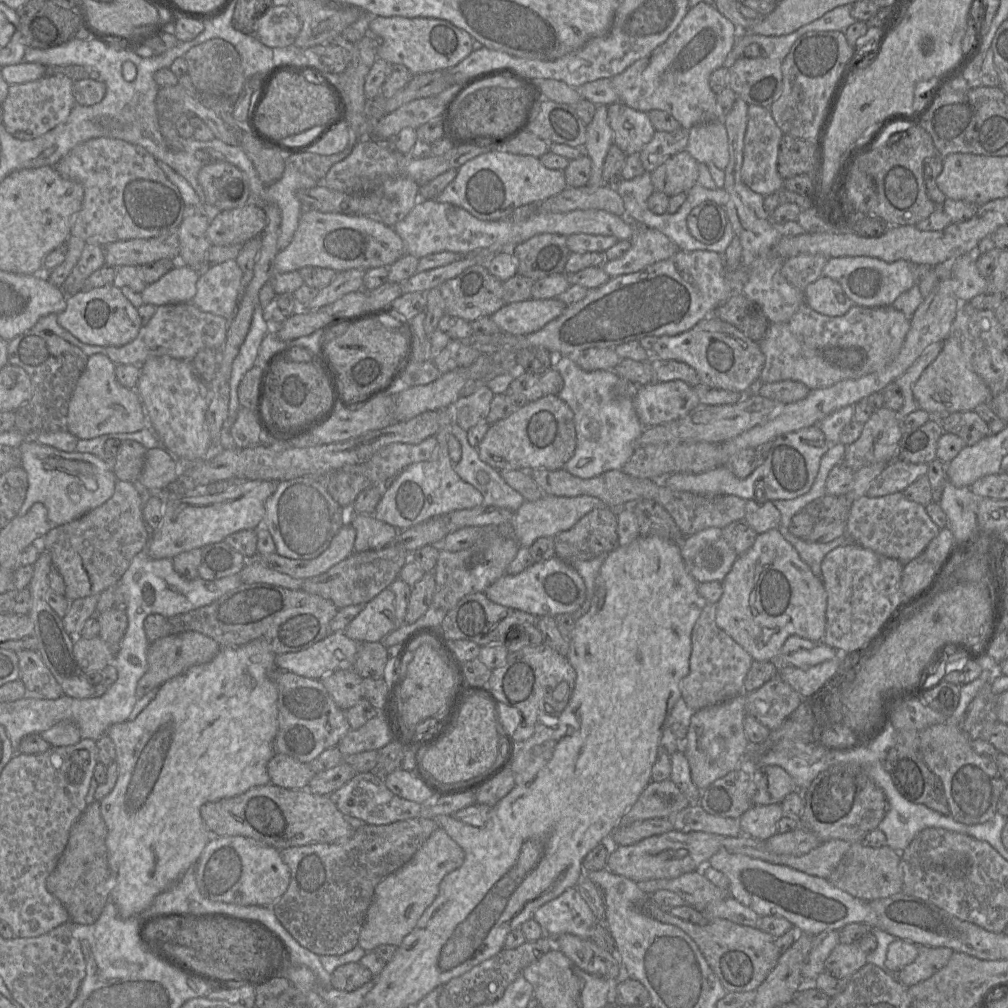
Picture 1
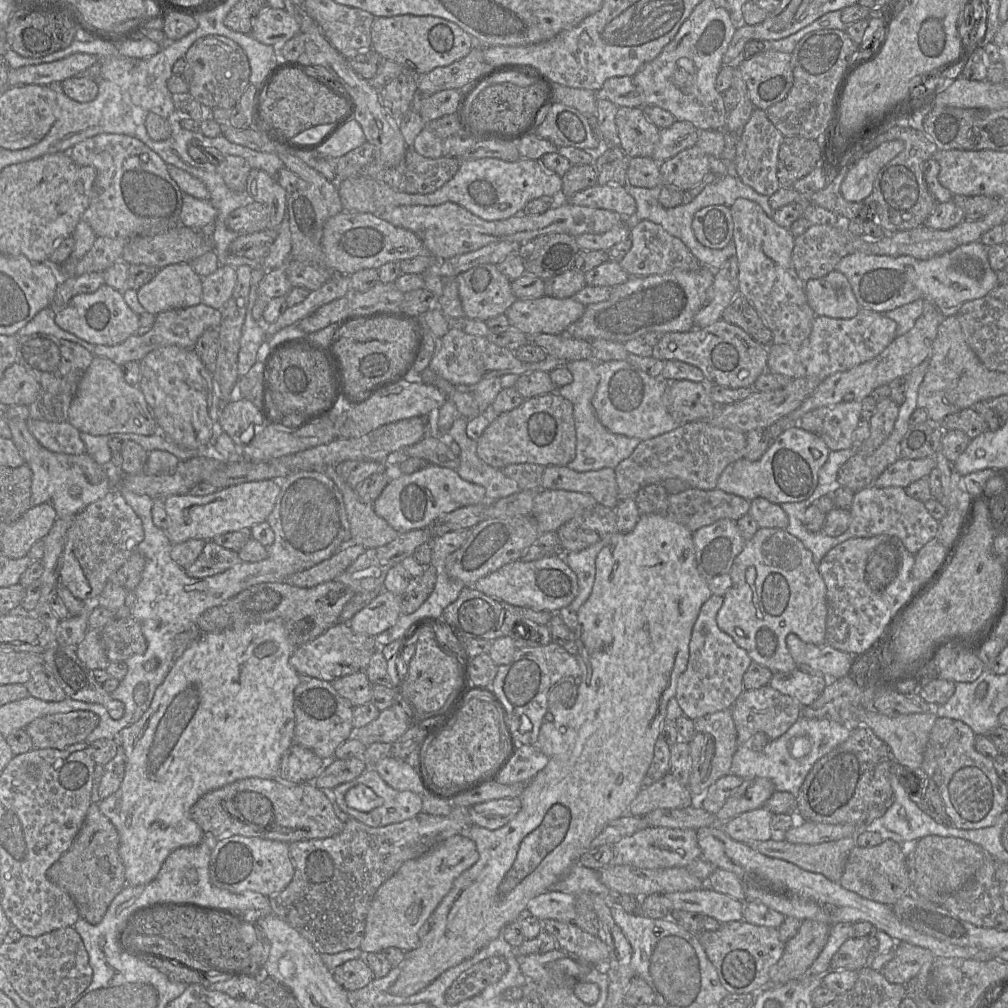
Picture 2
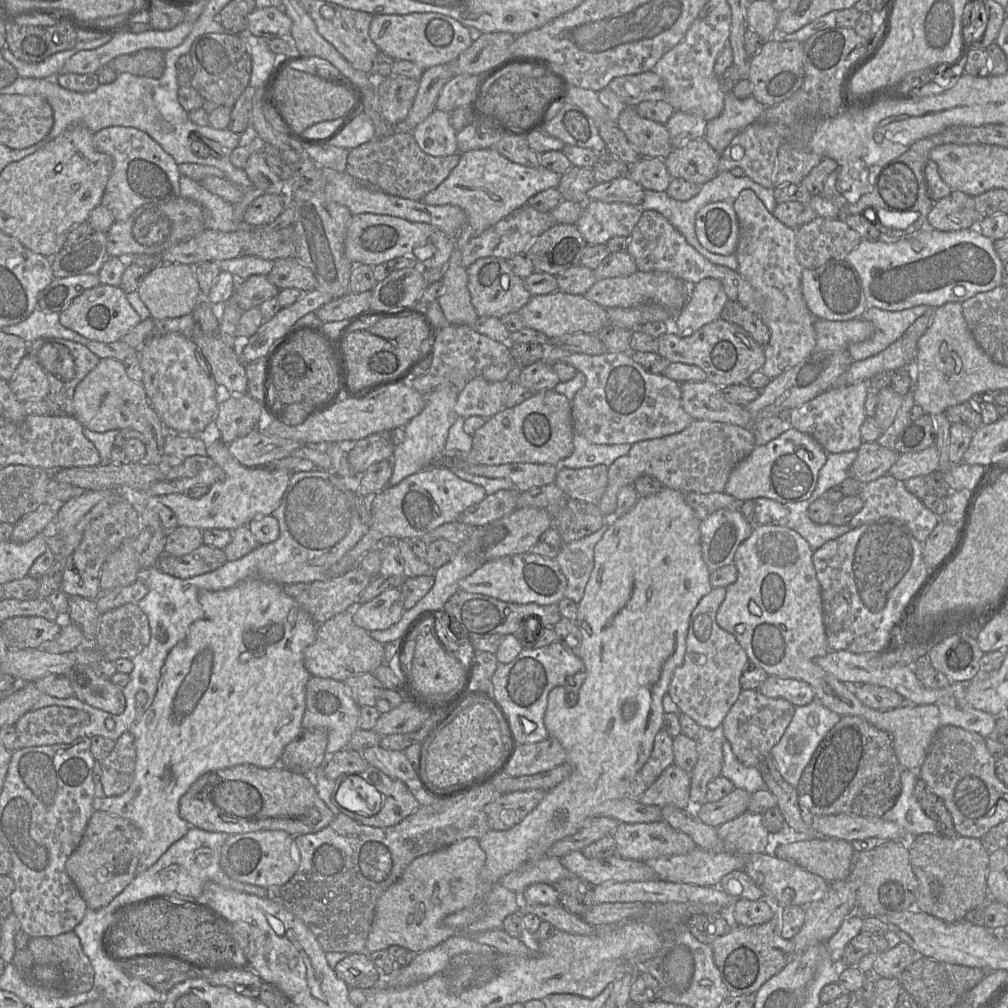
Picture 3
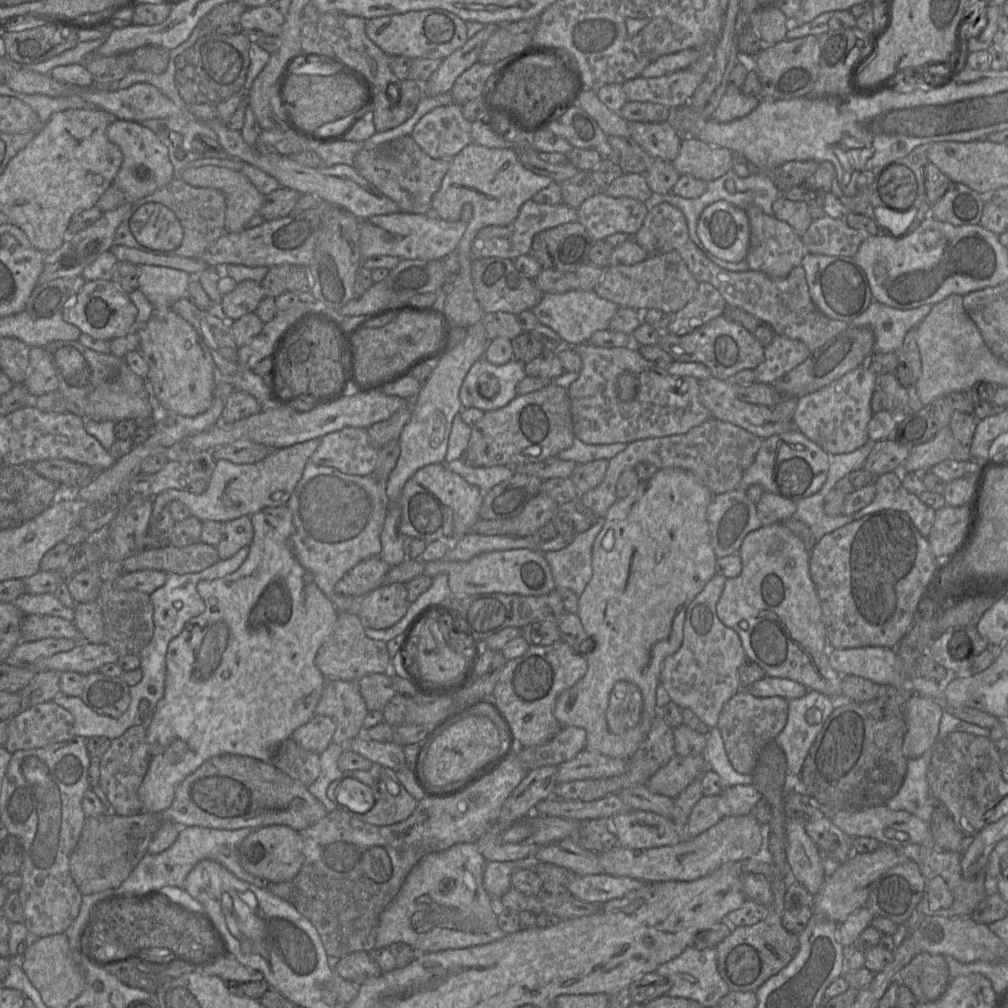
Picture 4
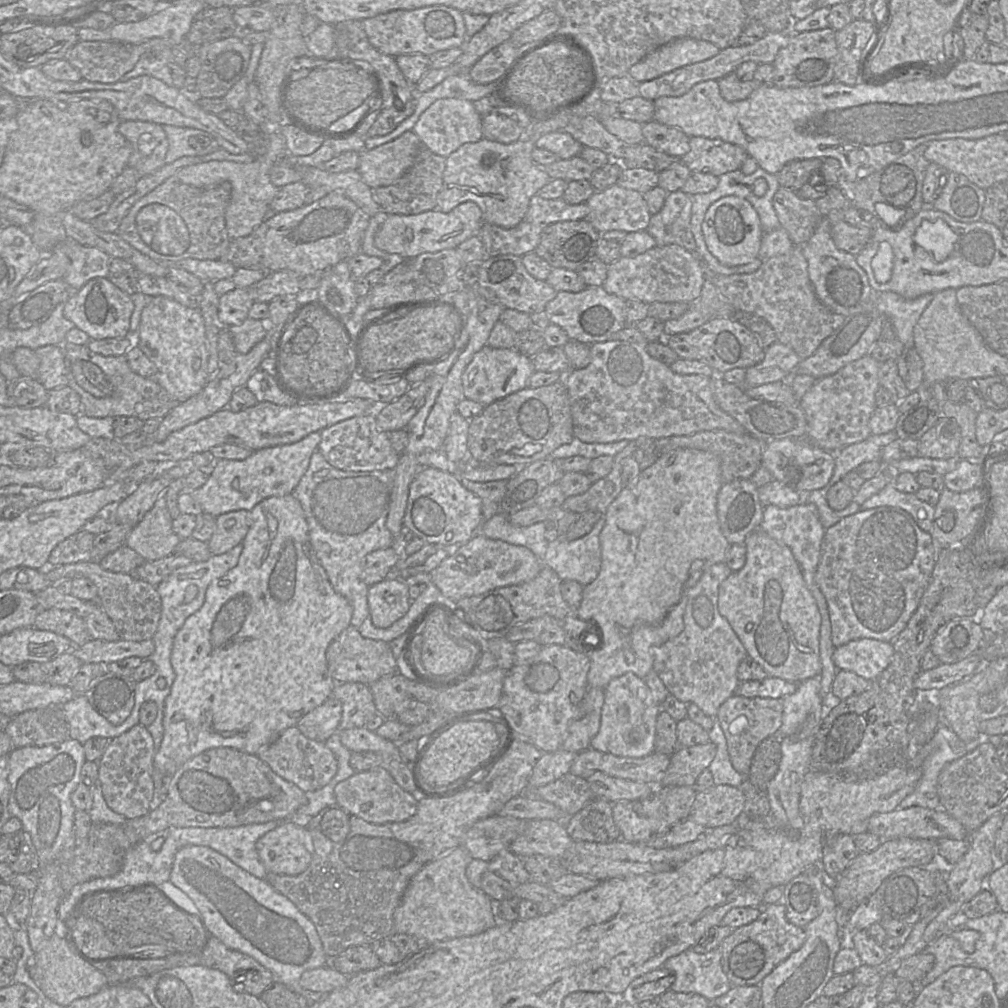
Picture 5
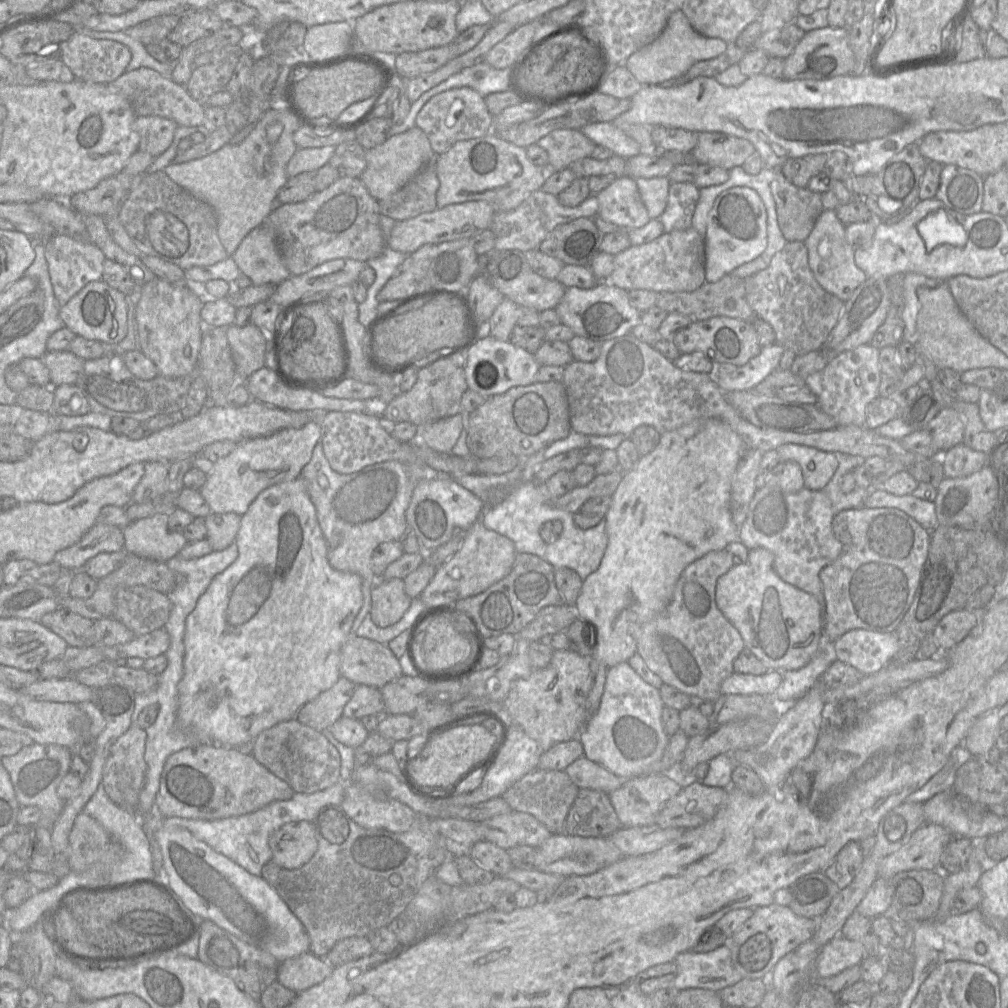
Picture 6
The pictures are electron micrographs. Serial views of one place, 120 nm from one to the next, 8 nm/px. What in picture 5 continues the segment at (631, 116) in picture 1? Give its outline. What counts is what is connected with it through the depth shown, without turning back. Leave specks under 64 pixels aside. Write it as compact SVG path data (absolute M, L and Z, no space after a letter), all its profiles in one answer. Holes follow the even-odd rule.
M651 120L642 125L644 142L675 158L681 158L690 150L689 138L682 130Z

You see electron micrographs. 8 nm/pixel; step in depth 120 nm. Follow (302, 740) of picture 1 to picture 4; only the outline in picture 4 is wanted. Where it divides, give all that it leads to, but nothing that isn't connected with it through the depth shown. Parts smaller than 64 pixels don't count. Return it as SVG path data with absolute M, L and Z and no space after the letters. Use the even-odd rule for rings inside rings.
M327 680L315 708L316 715L328 716L335 722L332 742L346 746L363 733L367 713L357 681Z

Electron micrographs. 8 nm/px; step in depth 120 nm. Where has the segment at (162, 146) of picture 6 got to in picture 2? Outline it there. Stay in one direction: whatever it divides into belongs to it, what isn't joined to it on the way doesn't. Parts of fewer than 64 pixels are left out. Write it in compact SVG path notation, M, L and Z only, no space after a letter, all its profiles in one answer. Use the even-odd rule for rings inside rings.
M102 133L87 138L84 141L76 144L70 150L69 155L76 164L81 166L91 166L94 167L97 171L97 176L94 181L94 185L91 192L91 201L89 203L88 208L82 215L82 220L87 222L91 226L93 232L97 237L129 239L131 237L155 236L164 233L168 230L171 230L172 228L175 228L177 226L180 226L180 214L182 210L184 193L182 192L178 184L170 176L167 169L167 164L164 162L164 160L140 140L123 134Z

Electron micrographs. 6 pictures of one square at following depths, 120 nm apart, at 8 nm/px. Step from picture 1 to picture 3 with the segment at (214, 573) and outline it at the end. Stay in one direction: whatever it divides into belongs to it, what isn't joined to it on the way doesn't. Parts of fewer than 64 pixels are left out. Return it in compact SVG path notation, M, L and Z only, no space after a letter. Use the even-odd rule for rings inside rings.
M211 545L200 547L183 556L163 554L156 566L164 573L177 578L187 579L204 573L212 572L227 561L224 550Z

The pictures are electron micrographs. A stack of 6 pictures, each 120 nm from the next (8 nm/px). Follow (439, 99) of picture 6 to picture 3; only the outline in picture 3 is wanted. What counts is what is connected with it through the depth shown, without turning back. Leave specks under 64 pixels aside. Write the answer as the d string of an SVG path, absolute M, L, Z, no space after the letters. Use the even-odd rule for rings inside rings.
M435 109L411 133L419 148L430 156L442 157L458 153L457 132L450 124L448 112Z

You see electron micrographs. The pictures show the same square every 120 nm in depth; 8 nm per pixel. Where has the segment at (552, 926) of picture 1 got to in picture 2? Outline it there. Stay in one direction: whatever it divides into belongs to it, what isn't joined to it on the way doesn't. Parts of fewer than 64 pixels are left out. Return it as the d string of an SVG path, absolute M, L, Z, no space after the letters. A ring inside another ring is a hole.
M548 890L532 898L526 910L539 920L555 919L574 923L576 896L562 891Z

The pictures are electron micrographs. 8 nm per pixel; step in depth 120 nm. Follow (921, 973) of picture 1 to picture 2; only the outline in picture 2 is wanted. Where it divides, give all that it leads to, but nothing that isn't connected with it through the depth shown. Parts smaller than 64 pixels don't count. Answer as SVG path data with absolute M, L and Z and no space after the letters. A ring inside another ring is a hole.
M897 942L894 954L882 974L890 983L901 985L916 976L924 964L936 959L930 950L906 942Z

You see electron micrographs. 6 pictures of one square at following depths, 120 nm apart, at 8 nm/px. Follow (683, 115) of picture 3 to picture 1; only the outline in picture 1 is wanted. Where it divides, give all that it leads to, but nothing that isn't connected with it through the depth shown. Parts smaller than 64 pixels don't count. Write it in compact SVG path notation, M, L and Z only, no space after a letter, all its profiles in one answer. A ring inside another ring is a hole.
M680 127L673 132L656 131L651 141L639 152L645 172L651 173L665 160L686 149L689 129Z

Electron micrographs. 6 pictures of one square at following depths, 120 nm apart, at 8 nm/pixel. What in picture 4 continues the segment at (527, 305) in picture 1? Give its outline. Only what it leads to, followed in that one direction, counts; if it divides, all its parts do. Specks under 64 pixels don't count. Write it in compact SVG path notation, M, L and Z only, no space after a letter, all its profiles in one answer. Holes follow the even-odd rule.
M570 290L566 293L544 294L540 303L532 309L539 323L552 328L563 340L565 346L588 343L596 332L607 330L618 309L618 305L601 298L594 290Z

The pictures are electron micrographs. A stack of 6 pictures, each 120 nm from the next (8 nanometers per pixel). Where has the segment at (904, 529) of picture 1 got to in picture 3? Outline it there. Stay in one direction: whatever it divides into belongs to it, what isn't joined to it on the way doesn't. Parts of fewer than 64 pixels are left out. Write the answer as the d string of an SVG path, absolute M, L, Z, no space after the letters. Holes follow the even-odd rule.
M888 474L864 484L859 496L863 500L864 505L849 522L852 529L874 522L882 517L889 517L906 524L913 536L923 543L941 520L938 515L923 504L922 500L906 489L904 481Z

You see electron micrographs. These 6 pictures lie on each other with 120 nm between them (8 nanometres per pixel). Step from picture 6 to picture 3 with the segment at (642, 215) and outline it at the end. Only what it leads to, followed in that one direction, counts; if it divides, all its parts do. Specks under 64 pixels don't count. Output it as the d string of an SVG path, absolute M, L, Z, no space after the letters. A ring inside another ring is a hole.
M587 200L575 225L588 245L606 244L613 237L629 237L642 213L640 206Z

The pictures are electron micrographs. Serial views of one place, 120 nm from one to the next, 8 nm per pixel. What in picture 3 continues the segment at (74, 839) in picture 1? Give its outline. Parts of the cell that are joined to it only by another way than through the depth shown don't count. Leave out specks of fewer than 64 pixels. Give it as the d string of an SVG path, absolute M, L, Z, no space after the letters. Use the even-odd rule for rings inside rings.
M94 811L77 849L66 861L66 871L92 910L107 906L139 873L144 837L132 821L103 811Z

